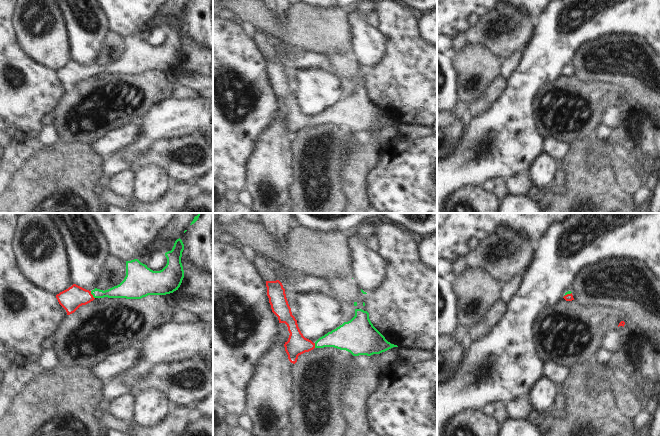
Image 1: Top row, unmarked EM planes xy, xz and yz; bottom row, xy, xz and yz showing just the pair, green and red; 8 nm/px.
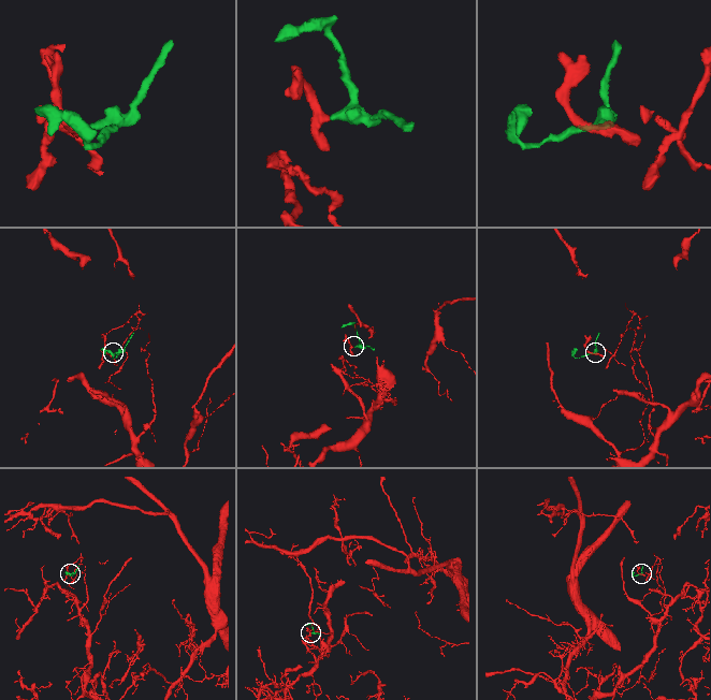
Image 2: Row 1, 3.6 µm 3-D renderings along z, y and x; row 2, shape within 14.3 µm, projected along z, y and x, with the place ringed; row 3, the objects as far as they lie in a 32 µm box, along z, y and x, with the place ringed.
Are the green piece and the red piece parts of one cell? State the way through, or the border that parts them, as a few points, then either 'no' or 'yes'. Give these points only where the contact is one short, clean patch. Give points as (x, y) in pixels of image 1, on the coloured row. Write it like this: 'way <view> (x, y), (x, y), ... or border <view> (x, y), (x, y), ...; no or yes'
way xy (122, 290), (111, 293), (92, 294), (71, 299); yes

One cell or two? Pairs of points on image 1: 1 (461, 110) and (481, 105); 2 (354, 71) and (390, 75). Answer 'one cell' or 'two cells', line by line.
1: two cells
2: two cells

